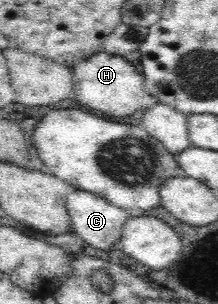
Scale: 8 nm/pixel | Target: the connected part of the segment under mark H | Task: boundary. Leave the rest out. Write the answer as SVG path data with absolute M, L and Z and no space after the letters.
M105 52L97 53L82 62L73 64L70 70L73 80L73 98L81 105L112 118L127 117L143 108L142 97L146 94L144 76L123 56Z

